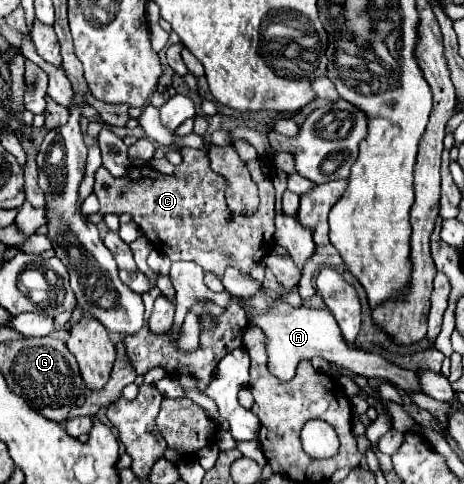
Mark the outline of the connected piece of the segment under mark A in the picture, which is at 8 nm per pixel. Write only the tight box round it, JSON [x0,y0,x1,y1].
[244,290,420,390]

